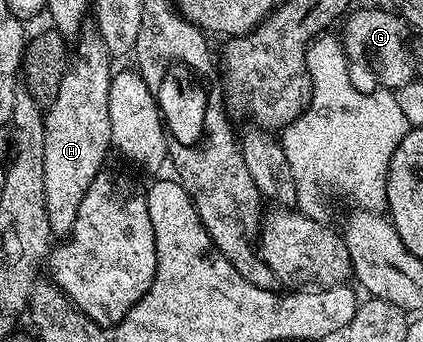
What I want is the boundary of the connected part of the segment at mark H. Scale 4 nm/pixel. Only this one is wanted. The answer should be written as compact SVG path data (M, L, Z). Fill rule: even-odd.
M96 35L87 36L75 48L76 59L66 71L59 94L55 94L55 102L45 112L43 190L49 231L54 237L59 236L57 238L69 236L84 194L92 180L103 171L104 164L101 163L111 152L111 121L108 117L111 53ZM77 56L81 60L77 60Z

